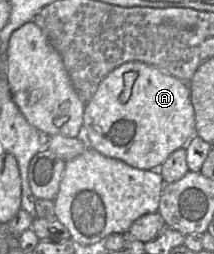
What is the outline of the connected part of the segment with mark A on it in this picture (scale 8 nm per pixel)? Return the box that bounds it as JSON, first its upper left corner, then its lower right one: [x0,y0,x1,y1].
[83,62,197,170]

